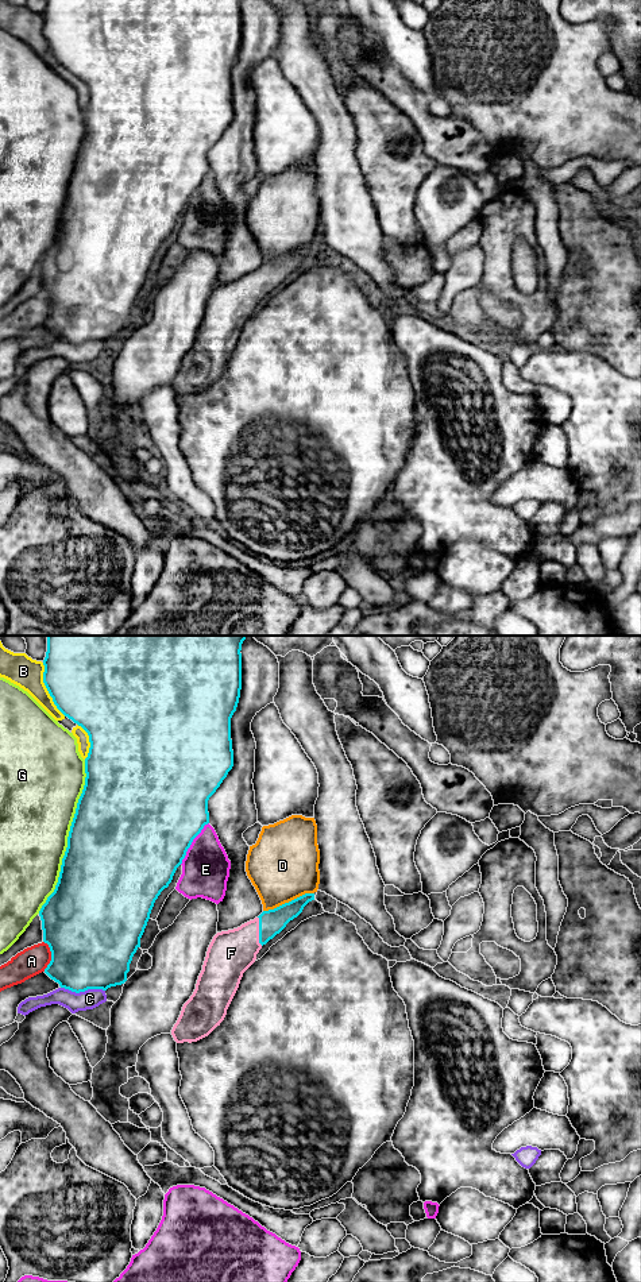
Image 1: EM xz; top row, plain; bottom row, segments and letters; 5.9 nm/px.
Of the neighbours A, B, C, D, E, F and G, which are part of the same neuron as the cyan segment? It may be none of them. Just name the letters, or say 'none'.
F

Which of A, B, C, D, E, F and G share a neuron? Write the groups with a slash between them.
A / B / C / D / E / F / G

